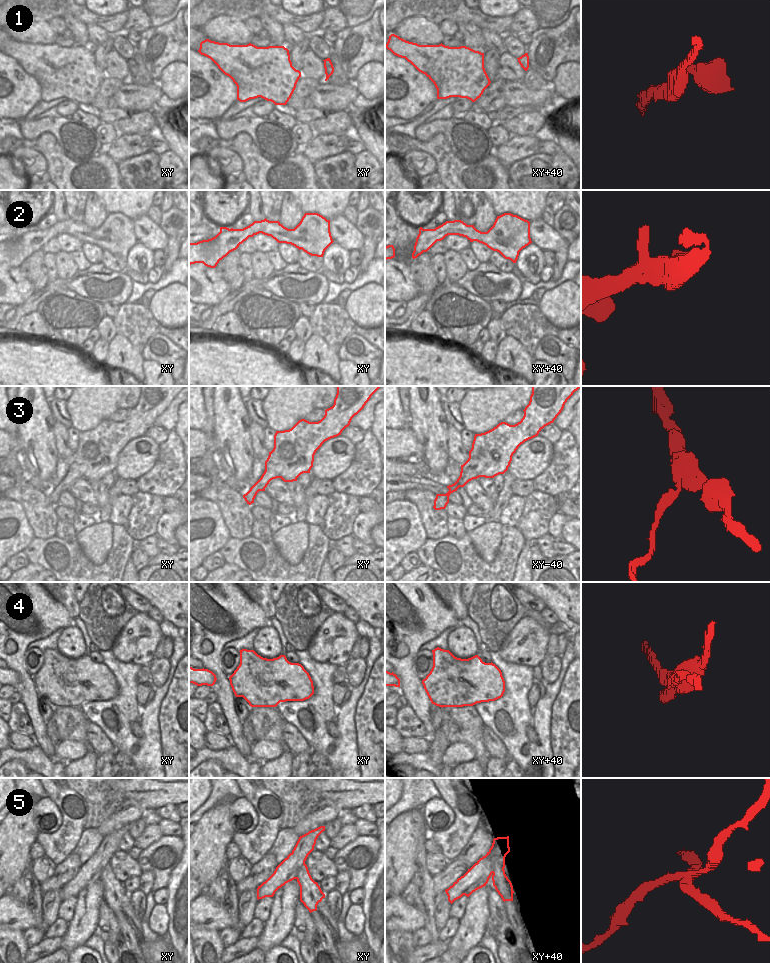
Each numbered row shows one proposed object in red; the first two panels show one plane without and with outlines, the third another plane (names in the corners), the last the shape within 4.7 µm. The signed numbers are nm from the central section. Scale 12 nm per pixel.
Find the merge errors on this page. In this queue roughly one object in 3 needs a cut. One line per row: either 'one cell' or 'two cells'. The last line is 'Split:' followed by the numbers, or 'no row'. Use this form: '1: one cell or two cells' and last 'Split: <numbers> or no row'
1: one cell
2: one cell
3: one cell
4: two cells
5: two cells
Split: 4, 5

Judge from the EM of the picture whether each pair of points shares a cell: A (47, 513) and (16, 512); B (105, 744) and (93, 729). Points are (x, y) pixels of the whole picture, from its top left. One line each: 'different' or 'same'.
A: different
B: same

